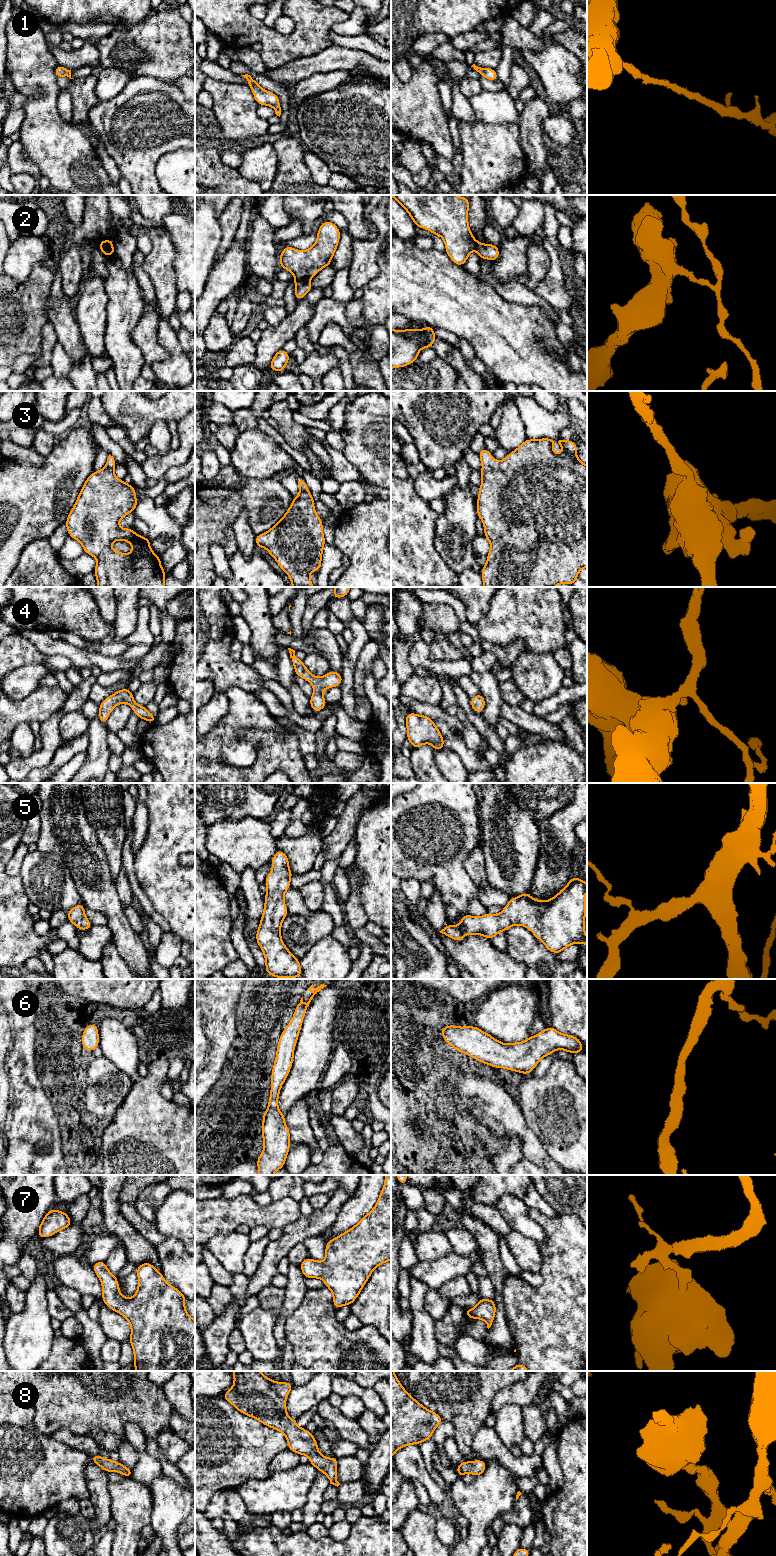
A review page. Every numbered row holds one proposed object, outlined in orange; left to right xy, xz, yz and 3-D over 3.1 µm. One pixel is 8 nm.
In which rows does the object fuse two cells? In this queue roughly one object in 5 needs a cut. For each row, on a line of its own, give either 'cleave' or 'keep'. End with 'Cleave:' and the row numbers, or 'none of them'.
1: keep
2: cleave
3: keep
4: keep
5: keep
6: keep
7: keep
8: keep
Cleave: 2

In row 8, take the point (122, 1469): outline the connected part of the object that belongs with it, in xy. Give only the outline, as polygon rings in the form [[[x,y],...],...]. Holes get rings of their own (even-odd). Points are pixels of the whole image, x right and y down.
[[[93,1455],[90,1458],[107,1473],[114,1471],[125,1475],[127,1478],[132,1478],[132,1470],[120,1462],[114,1462],[110,1458],[105,1459],[100,1455]]]

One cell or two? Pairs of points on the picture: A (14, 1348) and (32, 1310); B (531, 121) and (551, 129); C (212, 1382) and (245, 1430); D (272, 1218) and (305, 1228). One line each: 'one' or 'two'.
A: one
B: two
C: two
D: two

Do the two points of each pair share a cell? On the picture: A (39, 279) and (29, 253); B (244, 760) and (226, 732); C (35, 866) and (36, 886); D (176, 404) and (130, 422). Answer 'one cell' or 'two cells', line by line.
A: two cells
B: one cell
C: one cell
D: one cell

